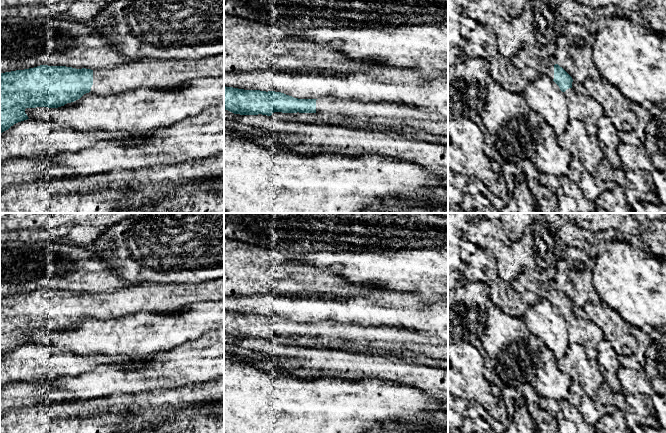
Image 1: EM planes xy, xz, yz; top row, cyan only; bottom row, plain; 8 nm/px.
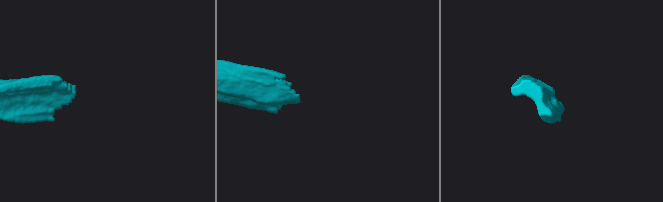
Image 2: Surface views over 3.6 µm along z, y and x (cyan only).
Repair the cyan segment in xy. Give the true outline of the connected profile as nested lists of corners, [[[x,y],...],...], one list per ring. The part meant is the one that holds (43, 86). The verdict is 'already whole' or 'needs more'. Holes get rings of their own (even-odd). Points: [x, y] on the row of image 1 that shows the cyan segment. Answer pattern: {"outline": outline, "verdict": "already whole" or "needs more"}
{"outline": [[[224,55],[191,60],[141,59],[111,69],[76,69],[40,65],[34,68],[0,73],[0,134],[14,124],[29,119],[26,108],[58,108],[80,99],[84,94],[120,95],[139,88],[170,89],[197,78],[224,75]]], "verdict": "needs more"}

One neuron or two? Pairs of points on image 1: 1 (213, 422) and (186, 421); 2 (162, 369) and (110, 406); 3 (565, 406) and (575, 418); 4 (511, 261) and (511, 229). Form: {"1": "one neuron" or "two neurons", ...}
{"1": "one neuron", "2": "two neurons", "3": "one neuron", "4": "two neurons"}

